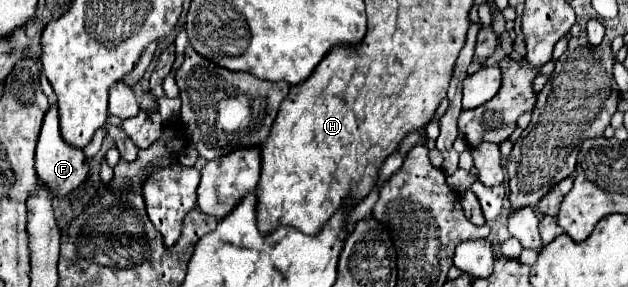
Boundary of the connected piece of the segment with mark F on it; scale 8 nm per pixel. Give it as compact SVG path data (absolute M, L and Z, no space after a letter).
M49 108L49 112L43 120L43 128L41 128L37 152L35 152L35 172L37 172L39 182L43 186L47 186L55 198L65 198L67 194L77 190L81 186L81 182L87 182L87 178L89 178L89 160L85 158L83 150L71 148L59 134L57 108Z

